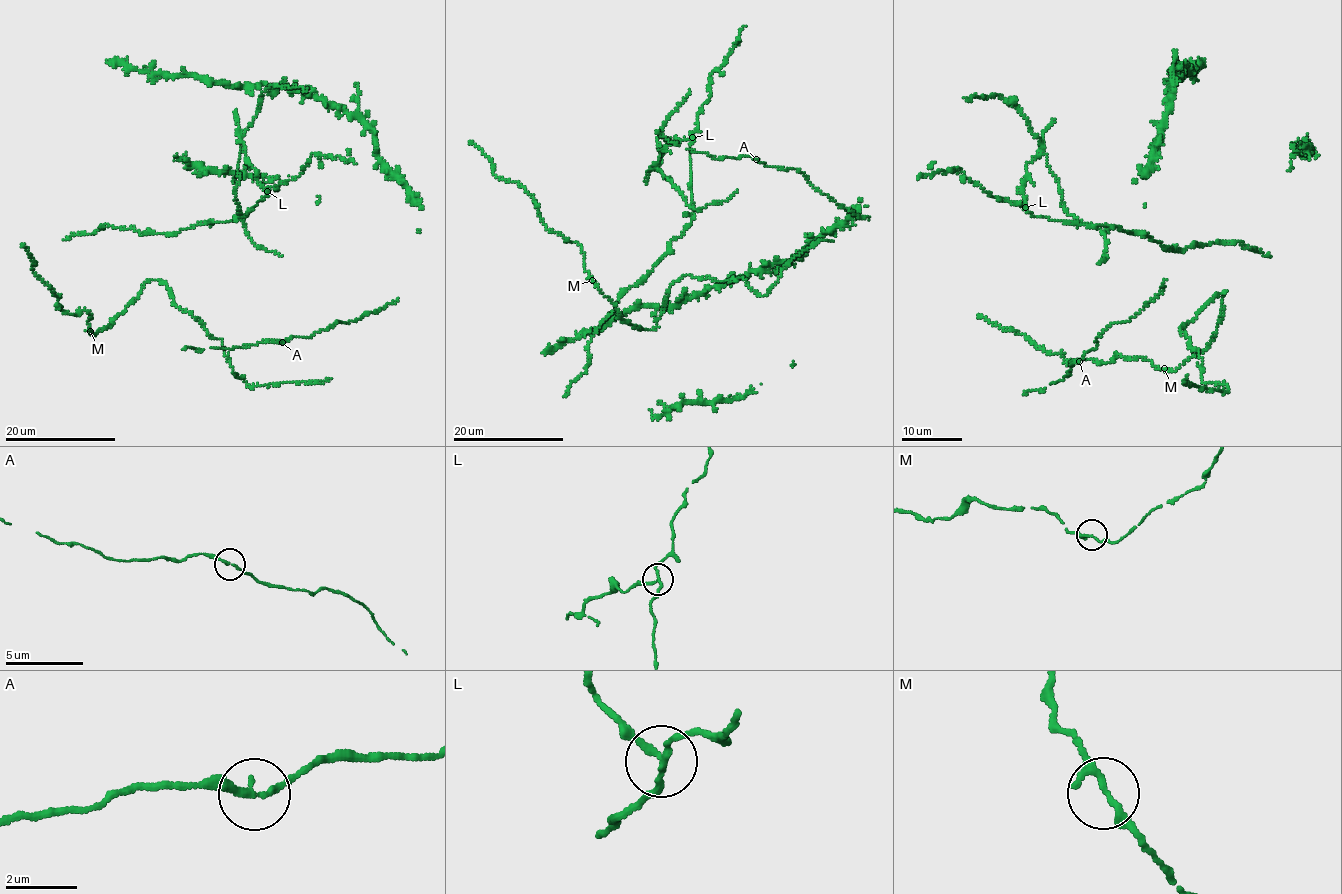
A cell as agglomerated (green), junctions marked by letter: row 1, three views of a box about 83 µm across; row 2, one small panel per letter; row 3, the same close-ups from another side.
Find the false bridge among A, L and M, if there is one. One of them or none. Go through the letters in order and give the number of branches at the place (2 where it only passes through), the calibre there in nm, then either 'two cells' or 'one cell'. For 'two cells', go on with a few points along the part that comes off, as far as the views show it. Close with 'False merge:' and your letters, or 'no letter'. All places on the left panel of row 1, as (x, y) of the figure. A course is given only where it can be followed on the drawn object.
A: 2 | 170 nm | one cell
L: 3 | 170 nm | two cells | (267, 191), (245, 160), (241, 139), (235, 192), (239, 215), (249, 239), (283, 256)
M: 3 | 140 nm | one cell
False merge: L

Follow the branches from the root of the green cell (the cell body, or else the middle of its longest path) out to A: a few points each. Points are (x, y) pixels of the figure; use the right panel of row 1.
A: (1115, 323), (1103, 331), (1094, 341), (1095, 348), (1079, 362)

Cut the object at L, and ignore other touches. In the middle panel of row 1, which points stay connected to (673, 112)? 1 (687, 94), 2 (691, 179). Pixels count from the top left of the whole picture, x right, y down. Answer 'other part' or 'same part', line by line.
1: same part
2: other part

